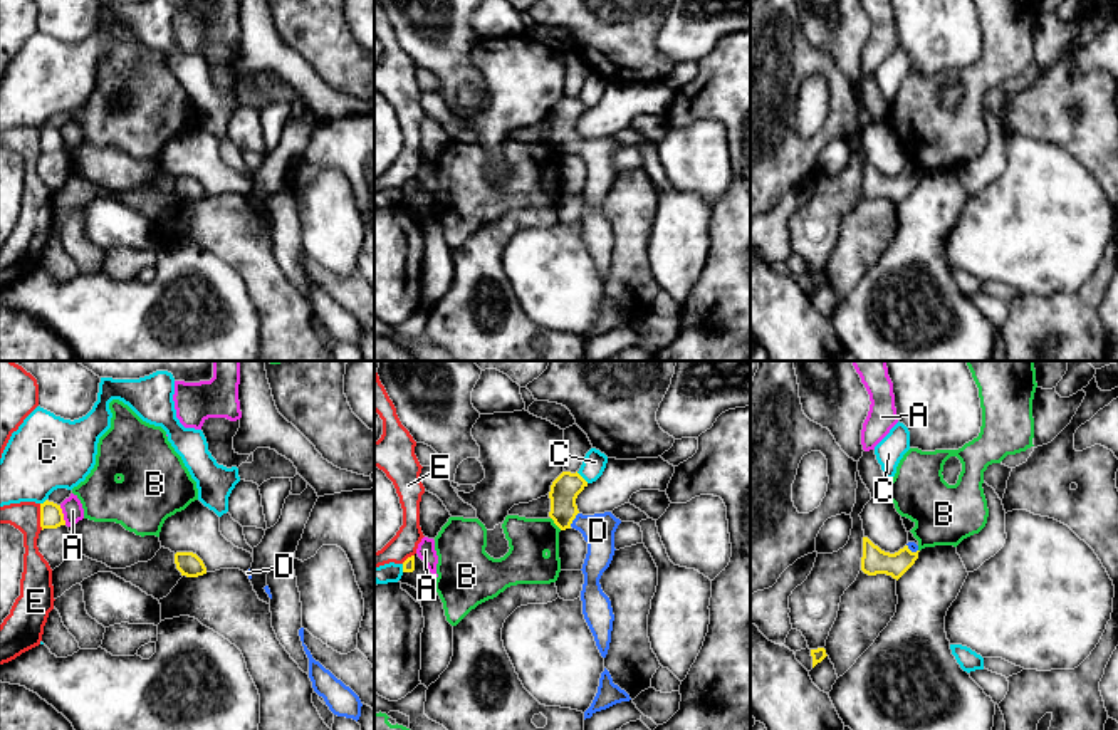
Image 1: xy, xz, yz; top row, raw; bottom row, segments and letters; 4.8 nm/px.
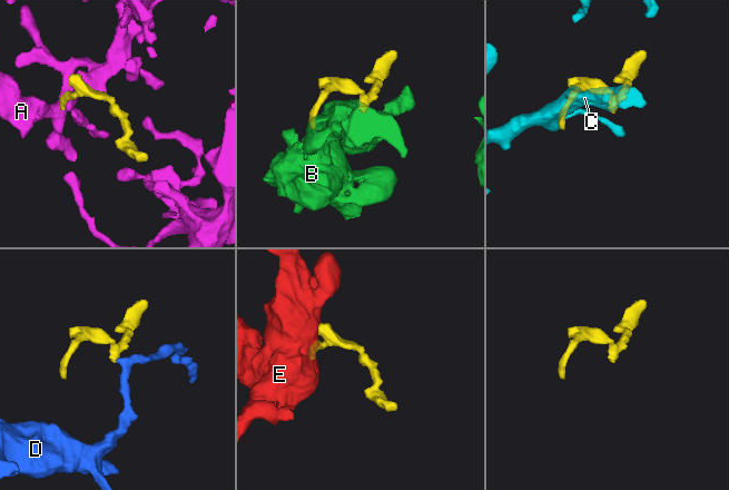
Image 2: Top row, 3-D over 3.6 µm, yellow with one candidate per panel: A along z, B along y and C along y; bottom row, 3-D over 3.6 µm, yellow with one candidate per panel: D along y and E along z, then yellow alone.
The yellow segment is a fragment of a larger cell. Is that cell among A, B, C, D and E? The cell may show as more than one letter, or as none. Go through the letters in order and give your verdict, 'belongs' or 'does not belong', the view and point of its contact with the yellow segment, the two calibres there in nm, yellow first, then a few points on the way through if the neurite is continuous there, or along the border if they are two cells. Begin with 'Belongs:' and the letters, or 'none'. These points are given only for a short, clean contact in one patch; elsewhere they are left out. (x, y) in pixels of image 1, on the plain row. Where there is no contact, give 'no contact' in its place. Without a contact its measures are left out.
Belongs: D
A: does not belong; meets yellow in xy at (62, 140); 110 nm thick on the yellow side, 100 nm on the other
B: does not belong; meets yellow in xz at (556, 148); 140 nm thick on the yellow side, 200 nm on the other; border along xz (551, 141), (561, 153)
C: does not belong; meets yellow in xz at (581, 101); 140 nm thick on the yellow side, 110 nm on the other
D: belongs; meets yellow in xz at (574, 141); 140 nm thick on the yellow side, 160 nm on the other; runs through xz (564, 114), (564, 131), (574, 141), (598, 155)
E: does not belong; meets yellow in xy at (41, 141); 110 nm thick on the yellow side, 140 nm on the other

